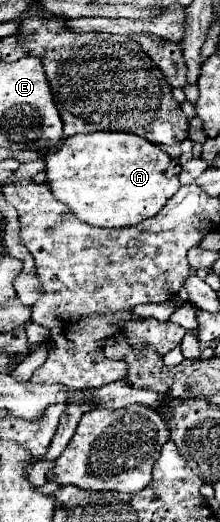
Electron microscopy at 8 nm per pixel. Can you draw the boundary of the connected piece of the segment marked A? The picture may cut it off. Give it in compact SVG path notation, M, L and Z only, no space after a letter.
M96 131L86 135L76 135L64 139L62 147L46 157L46 181L58 201L64 201L76 217L88 225L96 227L132 227L144 219L154 217L162 205L180 189L178 177L166 177L166 167L170 157L158 149L158 145L132 135L118 131Z

